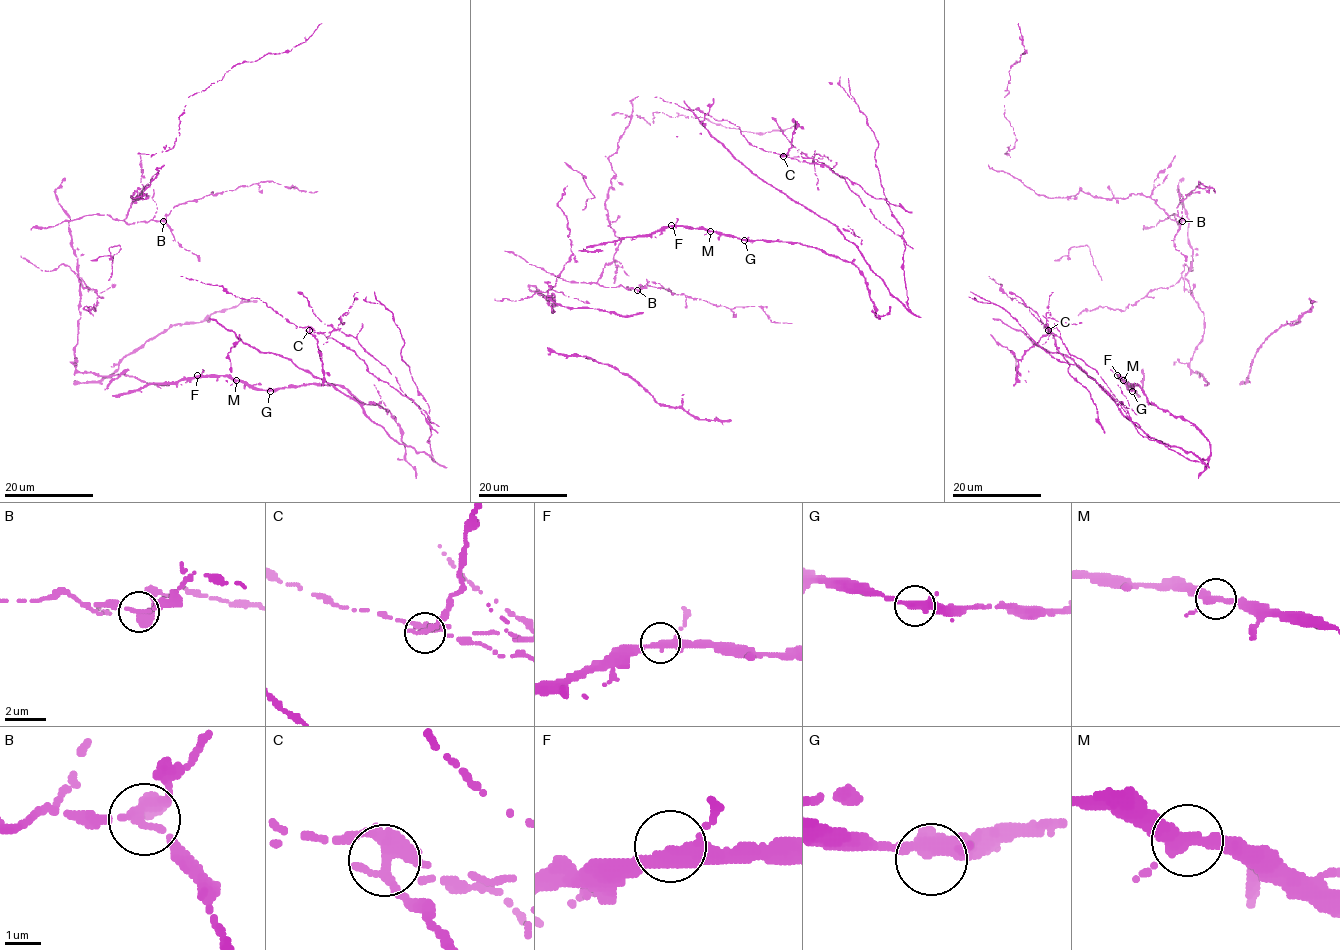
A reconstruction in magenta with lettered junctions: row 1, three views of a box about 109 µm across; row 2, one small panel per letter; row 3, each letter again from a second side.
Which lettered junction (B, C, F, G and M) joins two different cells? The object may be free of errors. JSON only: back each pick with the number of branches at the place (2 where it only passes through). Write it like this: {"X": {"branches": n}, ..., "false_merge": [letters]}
{"C": {"branches": 3}, "false_merge": ["C"]}

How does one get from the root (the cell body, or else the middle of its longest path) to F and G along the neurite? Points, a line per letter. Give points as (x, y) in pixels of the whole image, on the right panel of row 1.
F: (1134, 390), (1117, 375)
G: (1134, 390), (1118, 376), (1132, 391)

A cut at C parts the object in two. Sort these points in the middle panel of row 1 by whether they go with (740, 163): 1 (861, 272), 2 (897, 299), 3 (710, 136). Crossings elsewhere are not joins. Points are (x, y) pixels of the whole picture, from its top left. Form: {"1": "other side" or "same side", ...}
{"1": "other side", "2": "same side", "3": "same side"}

